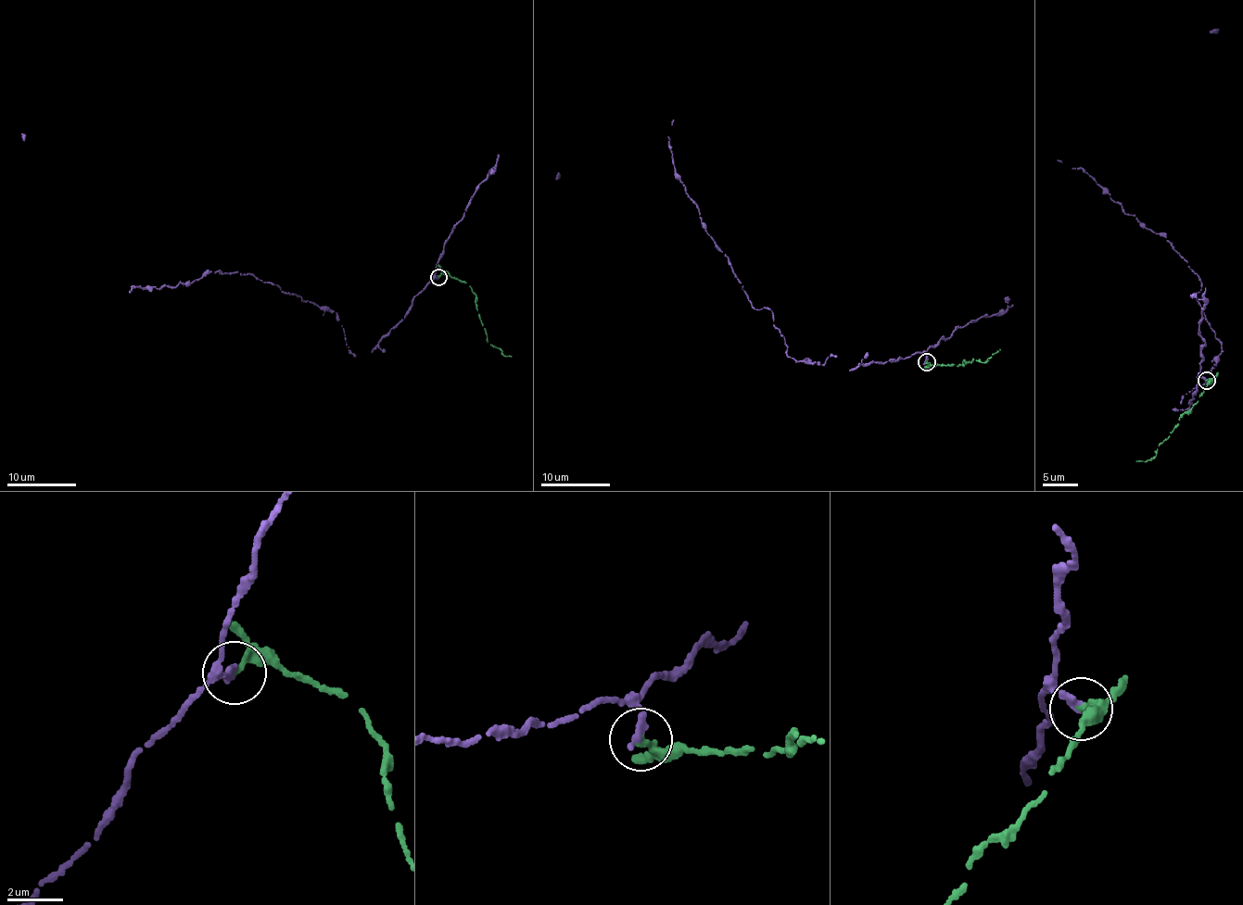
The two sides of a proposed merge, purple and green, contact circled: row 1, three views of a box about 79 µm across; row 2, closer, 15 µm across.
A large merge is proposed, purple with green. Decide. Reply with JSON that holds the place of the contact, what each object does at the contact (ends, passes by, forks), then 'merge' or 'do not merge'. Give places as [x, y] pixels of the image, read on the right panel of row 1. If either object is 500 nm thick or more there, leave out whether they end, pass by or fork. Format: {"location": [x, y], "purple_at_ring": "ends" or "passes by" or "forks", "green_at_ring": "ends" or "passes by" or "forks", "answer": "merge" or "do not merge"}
{"location": [1207, 381], "purple_at_ring": "ends", "green_at_ring": "ends", "answer": "do not merge"}

